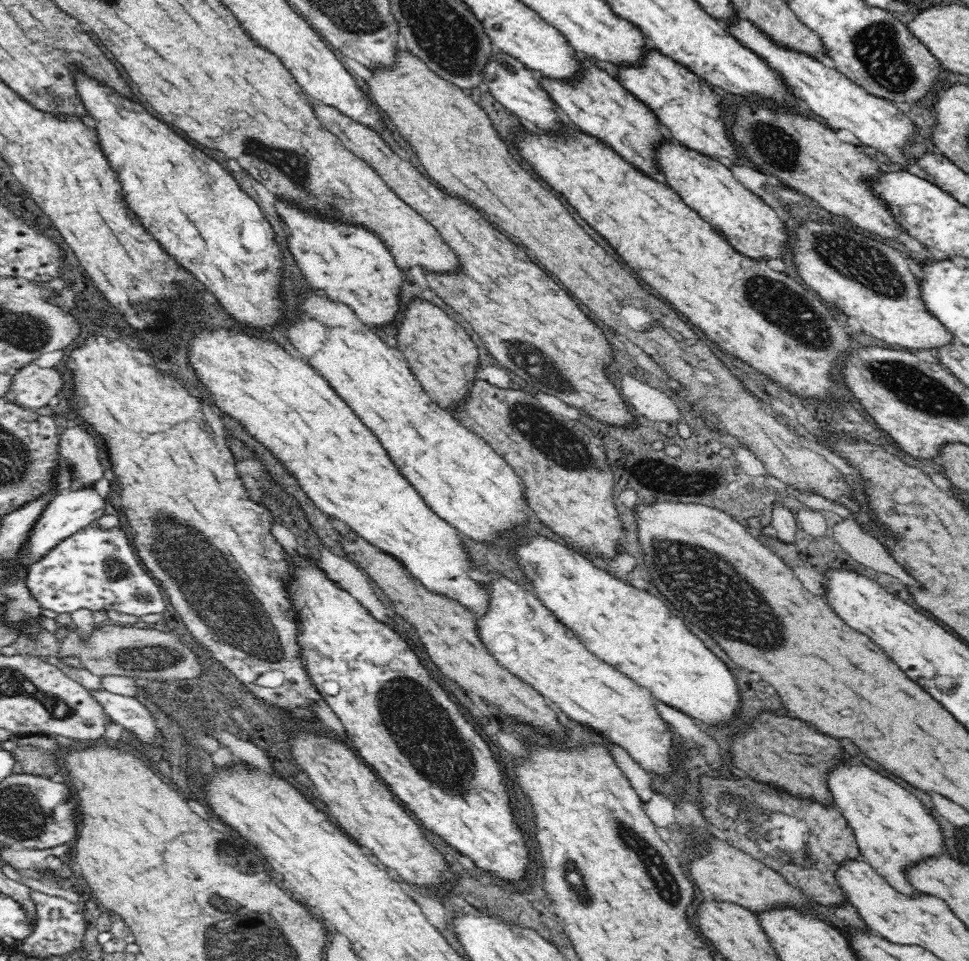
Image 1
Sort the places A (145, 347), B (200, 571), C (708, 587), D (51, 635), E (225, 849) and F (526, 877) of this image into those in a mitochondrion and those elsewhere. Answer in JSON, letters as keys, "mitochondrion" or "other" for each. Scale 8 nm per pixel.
{"A":"other","B":"mitochondrion","C":"mitochondrion","D":"other","E":"mitochondrion","F":"other"}

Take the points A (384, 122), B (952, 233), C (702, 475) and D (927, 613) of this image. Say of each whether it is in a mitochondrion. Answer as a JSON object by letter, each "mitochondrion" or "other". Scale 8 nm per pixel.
{"A":"other","B":"other","C":"mitochondrion","D":"other"}

